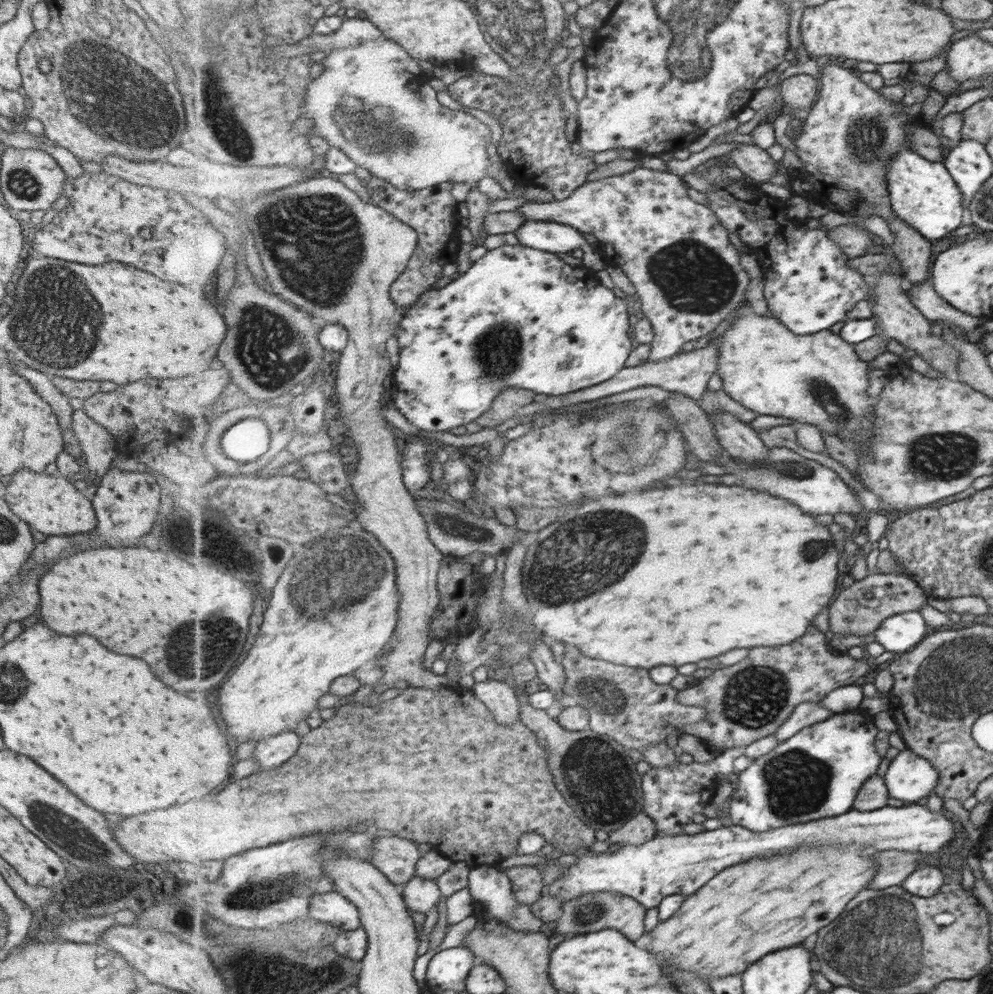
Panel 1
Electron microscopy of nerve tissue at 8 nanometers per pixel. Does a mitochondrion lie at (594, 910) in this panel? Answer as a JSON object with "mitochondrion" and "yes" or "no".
{"mitochondrion":"yes"}

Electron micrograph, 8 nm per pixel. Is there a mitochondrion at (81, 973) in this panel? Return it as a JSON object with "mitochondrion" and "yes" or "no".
{"mitochondrion":"no"}

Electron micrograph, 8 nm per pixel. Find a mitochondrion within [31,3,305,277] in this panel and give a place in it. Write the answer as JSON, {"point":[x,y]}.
{"point":[100,98]}

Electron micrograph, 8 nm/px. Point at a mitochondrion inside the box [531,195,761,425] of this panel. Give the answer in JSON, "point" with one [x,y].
{"point":[692,278]}

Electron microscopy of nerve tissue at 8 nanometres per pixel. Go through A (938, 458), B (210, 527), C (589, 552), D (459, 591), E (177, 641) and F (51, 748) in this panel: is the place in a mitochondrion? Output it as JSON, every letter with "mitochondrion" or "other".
{"A":"mitochondrion","B":"mitochondrion","C":"mitochondrion","D":"other","E":"mitochondrion","F":"other"}

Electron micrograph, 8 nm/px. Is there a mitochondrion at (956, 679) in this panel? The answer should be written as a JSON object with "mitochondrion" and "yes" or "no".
{"mitochondrion":"yes"}

